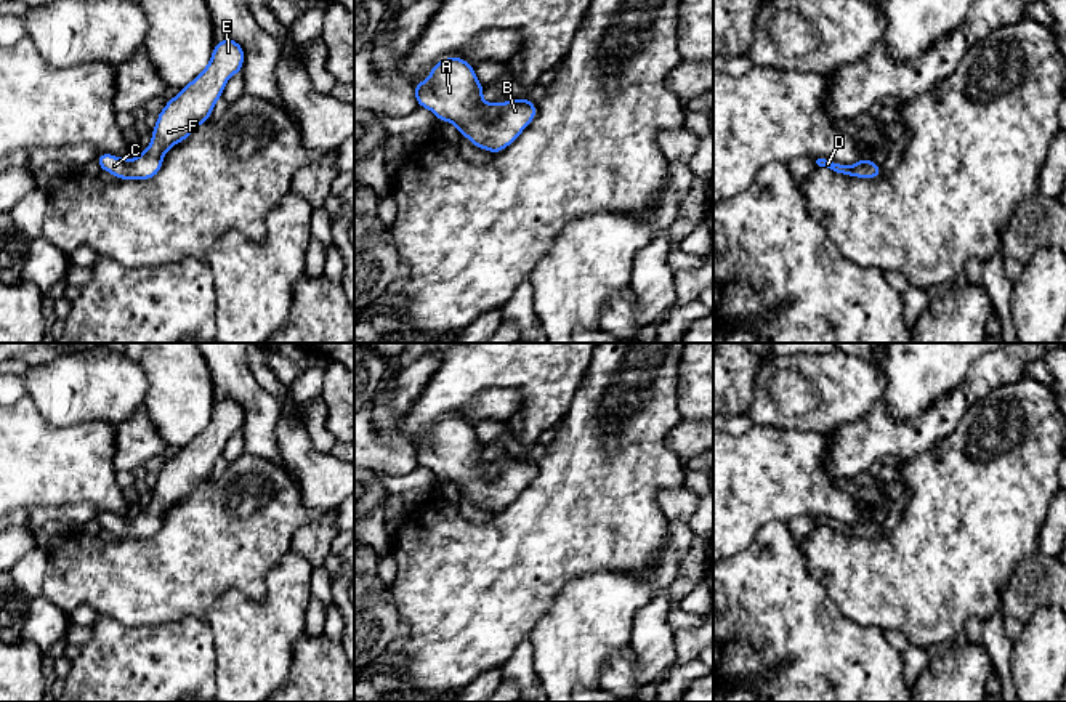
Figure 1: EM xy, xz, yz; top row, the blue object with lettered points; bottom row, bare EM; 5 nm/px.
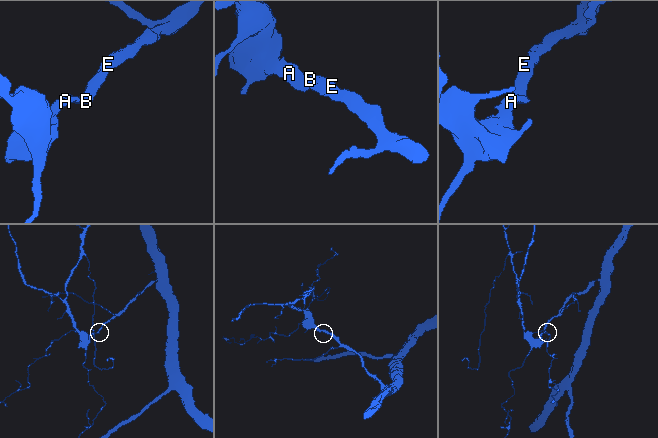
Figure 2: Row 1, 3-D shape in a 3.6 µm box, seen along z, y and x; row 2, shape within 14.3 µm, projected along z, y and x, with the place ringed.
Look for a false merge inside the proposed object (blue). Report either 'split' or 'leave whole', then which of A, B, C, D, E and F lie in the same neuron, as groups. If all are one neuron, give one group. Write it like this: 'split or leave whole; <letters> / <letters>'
leave whole; A B C D E F

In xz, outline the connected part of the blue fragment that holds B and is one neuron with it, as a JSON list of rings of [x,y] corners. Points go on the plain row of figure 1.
[[[463,417],[438,420],[428,438],[414,444],[420,466],[430,468],[439,481],[454,482],[476,506],[497,513],[516,500],[537,466],[526,457],[484,462],[483,449],[474,426]]]

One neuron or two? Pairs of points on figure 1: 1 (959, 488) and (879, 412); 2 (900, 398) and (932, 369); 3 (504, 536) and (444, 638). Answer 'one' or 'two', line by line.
1: two
2: one
3: one

